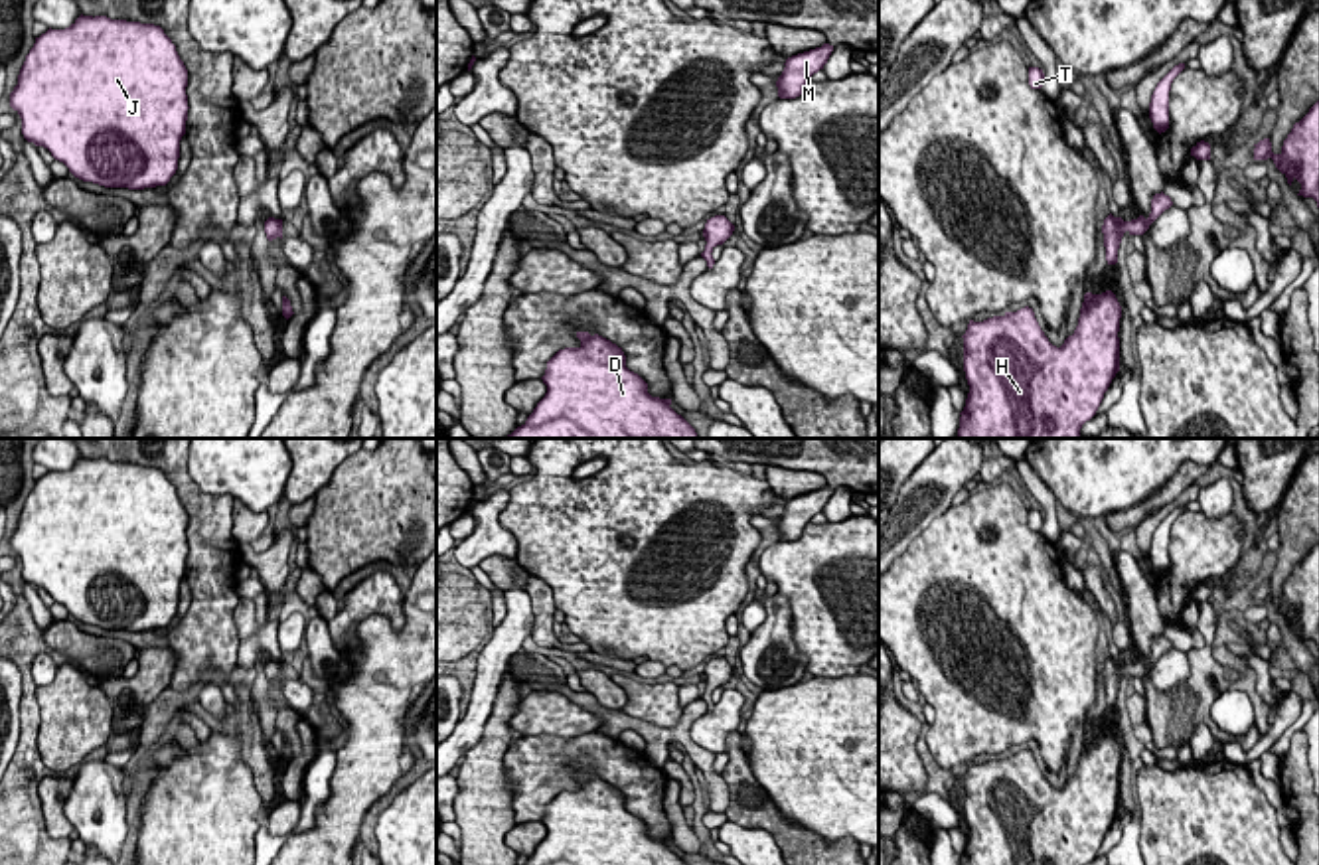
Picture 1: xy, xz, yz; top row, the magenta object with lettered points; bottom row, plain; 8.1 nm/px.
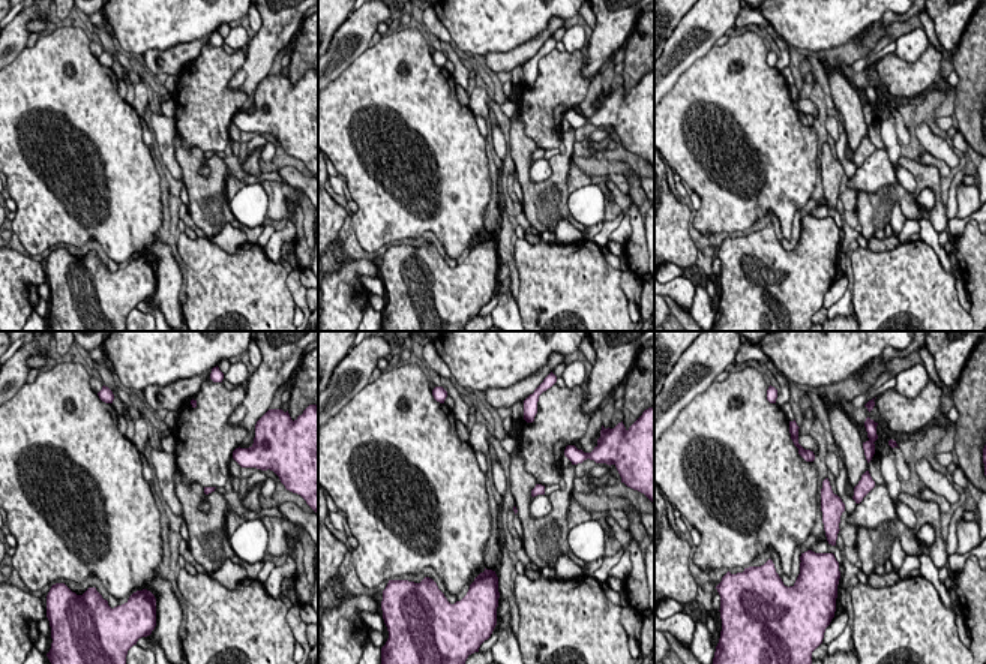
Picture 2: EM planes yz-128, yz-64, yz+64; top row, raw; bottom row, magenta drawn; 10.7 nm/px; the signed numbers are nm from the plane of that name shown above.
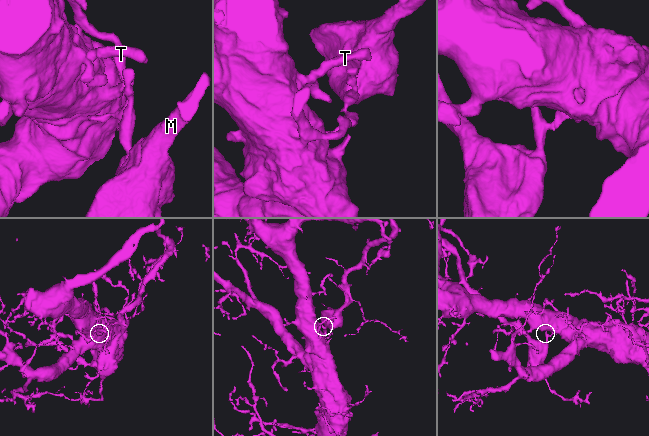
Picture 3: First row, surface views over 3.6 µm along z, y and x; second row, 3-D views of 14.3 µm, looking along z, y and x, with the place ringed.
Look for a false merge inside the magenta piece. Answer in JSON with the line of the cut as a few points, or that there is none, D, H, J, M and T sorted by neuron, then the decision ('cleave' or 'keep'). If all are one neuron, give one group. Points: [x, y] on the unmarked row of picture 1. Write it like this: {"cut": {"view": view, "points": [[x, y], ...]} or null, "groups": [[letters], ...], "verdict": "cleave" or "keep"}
{"cut": {"view": "yz", "points": [[1124, 664], [1132, 670]]}, "groups": [["D", "J", "T"], ["H", "M"]], "verdict": "cleave"}

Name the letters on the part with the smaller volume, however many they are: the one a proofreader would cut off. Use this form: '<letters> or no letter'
H, M

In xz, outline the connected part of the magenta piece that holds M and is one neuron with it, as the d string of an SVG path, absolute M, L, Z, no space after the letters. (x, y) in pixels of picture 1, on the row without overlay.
M823 486L821 490L788 500L784 506L786 508L784 513L776 523L778 539L780 541L800 539L812 517L823 511L831 494L833 488Z

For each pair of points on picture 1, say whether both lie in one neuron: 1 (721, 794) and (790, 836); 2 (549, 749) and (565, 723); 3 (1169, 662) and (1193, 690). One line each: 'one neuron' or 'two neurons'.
1: two neurons
2: two neurons
3: two neurons

